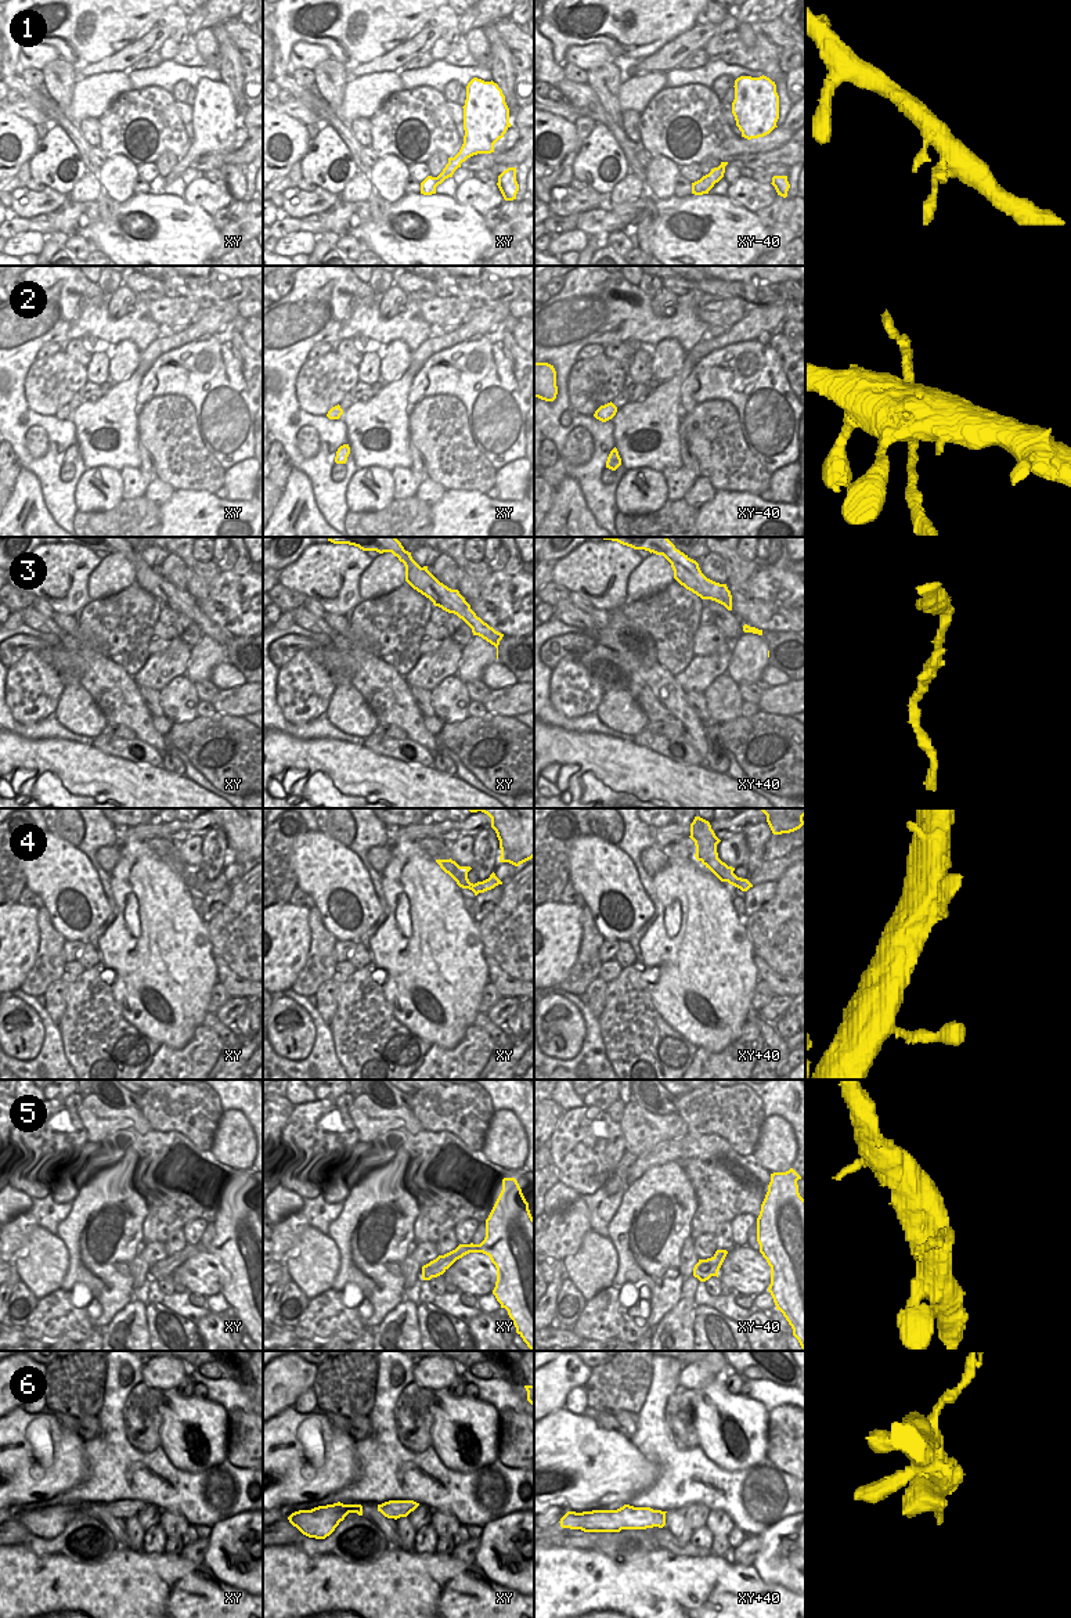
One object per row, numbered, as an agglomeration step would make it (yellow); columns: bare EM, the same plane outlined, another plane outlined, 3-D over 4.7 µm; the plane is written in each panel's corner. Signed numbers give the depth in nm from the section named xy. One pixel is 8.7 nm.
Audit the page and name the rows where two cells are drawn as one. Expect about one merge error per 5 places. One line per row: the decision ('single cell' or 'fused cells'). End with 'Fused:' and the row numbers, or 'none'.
1: single cell
2: fused cells
3: single cell
4: single cell
5: single cell
6: fused cells
Fused: 2, 6

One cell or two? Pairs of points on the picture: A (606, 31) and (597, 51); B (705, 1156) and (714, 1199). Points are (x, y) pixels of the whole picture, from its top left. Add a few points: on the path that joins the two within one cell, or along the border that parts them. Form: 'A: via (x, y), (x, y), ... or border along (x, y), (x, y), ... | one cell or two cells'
A: border along (569, 46), (601, 43), (615, 57) | two cells
B: via (707, 1167), (714, 1174), (714, 1188) | one cell

